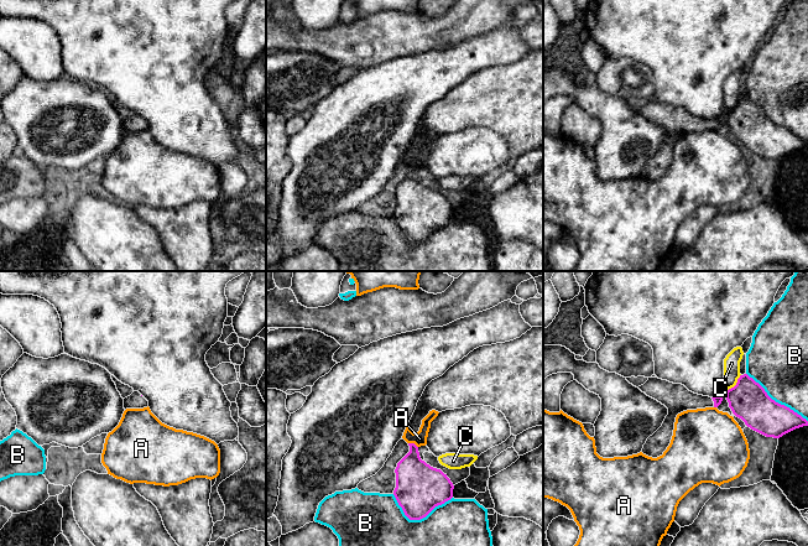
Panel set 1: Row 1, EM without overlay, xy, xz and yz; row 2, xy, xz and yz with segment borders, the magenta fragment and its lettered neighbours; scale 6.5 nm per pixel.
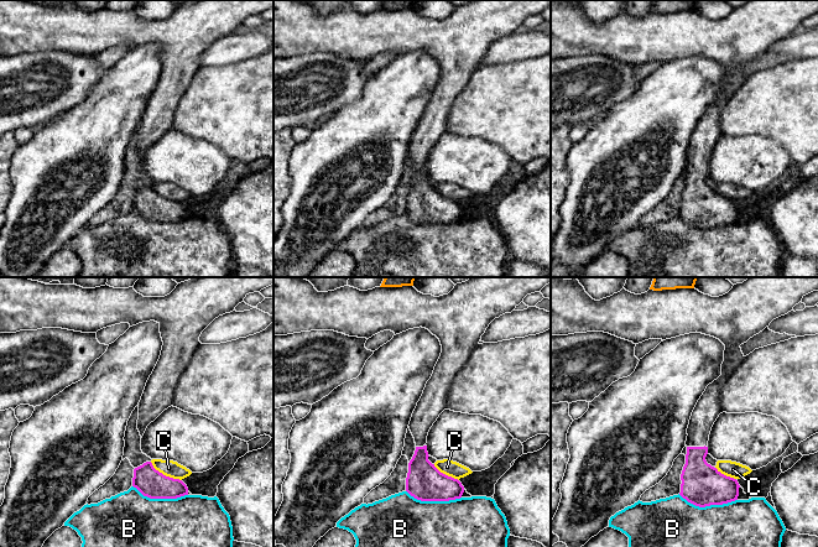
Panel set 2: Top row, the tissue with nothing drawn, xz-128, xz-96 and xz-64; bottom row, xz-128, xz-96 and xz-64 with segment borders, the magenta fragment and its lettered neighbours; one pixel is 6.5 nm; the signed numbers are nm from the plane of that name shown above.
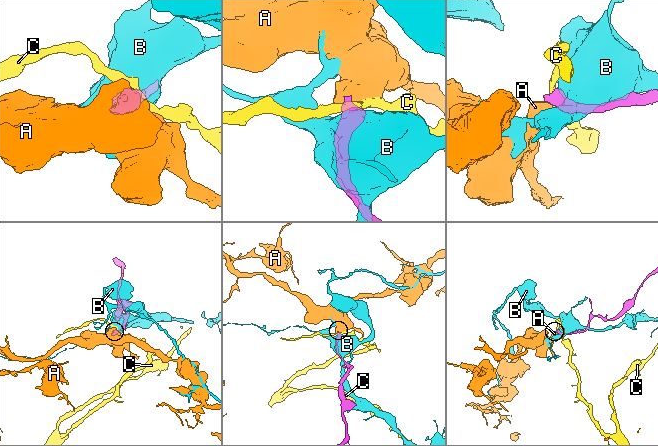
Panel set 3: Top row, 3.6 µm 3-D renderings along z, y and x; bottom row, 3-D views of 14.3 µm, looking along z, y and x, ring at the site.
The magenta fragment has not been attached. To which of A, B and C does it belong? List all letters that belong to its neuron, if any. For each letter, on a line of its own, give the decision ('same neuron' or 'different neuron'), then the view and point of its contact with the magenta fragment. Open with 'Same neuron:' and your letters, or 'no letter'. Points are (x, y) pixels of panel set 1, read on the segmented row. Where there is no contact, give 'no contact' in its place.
Same neuron: no letter
A: different neuron; meets magenta in xz at (413, 443)
B: different neuron; meets magenta in xz at (418, 519)
C: different neuron; meets magenta in yz at (736, 384)

